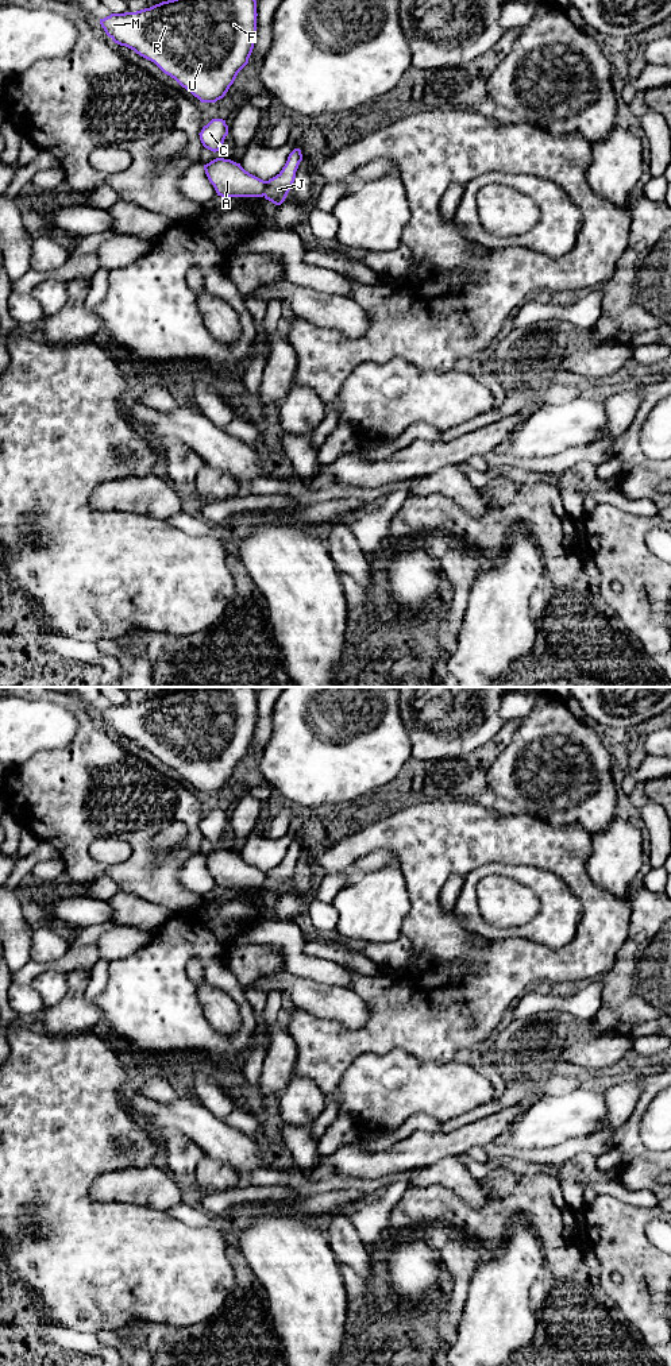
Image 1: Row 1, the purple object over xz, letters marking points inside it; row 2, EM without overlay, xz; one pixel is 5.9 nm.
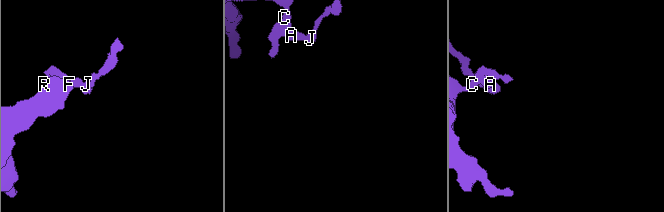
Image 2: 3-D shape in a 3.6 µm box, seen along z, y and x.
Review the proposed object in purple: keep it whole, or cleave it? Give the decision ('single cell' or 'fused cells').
fused cells

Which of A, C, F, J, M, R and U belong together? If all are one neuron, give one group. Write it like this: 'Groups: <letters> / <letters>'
Groups: A C F M R U / J

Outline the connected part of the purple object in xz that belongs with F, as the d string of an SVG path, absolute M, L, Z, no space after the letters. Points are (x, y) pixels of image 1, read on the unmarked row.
M180 687L136 703L111 705L100 715L115 734L154 753L201 794L216 794L248 755L257 707L252 687Z

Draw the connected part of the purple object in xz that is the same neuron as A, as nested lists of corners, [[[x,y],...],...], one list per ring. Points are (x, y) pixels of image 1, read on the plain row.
[[[216,849],[204,856],[205,865],[221,888],[263,888],[266,872],[246,863],[240,854]]]

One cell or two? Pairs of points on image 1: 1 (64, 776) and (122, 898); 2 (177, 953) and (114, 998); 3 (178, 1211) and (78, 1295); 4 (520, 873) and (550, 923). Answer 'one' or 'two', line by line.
1: two
2: one
3: two
4: one

